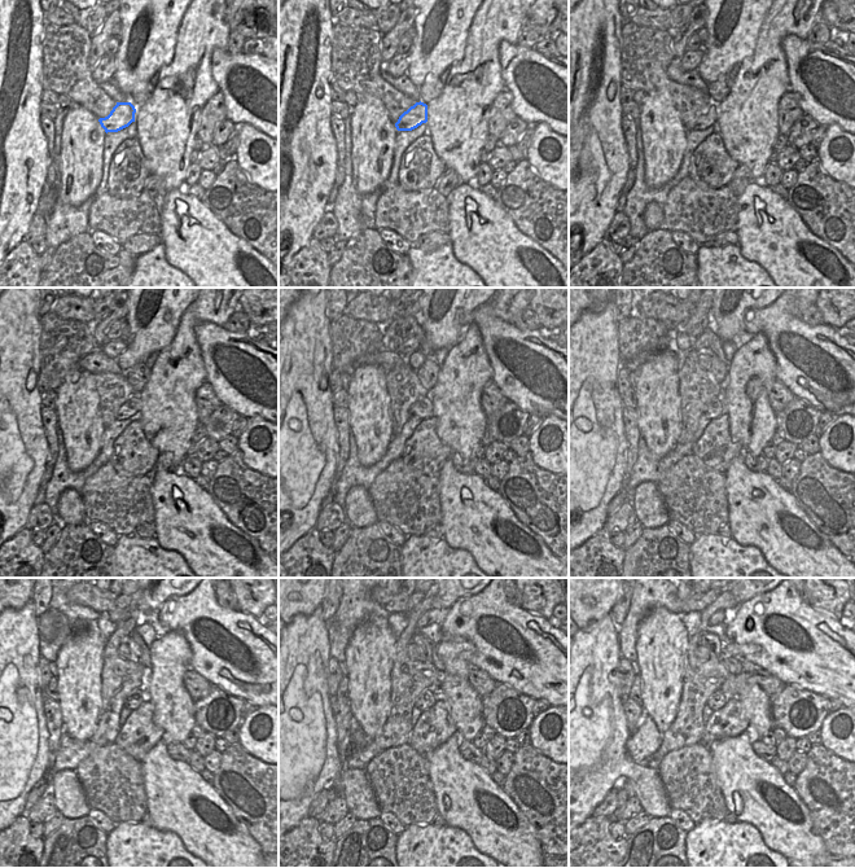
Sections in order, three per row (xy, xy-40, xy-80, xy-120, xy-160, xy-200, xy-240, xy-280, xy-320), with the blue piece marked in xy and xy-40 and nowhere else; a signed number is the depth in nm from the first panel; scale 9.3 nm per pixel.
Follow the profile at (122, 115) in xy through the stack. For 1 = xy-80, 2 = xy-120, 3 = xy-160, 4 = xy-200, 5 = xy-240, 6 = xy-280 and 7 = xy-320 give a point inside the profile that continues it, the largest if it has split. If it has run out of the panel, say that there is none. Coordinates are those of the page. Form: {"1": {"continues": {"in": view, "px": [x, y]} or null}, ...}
{"1": {"continues": {"in": "xy-80", "px": [710, 117]}}, "2": {"continues": {"in": "xy-120", "px": [132, 407]}}, "3": {"continues": {"in": "xy-160", "px": [424, 408]}}, "4": {"continues": {"in": "xy-200", "px": [715, 407]}}, "5": {"continues": {"in": "xy-240", "px": [136, 697]}}, "6": {"continues": {"in": "xy-280", "px": [426, 700]}}, "7": {"continues": {"in": "xy-320", "px": [718, 700]}}}

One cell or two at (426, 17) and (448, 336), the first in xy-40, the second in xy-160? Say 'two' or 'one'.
one

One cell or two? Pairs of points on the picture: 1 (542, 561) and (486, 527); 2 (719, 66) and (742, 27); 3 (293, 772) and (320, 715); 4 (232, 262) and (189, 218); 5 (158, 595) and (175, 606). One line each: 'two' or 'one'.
1: one
2: one
3: one
4: one
5: two

